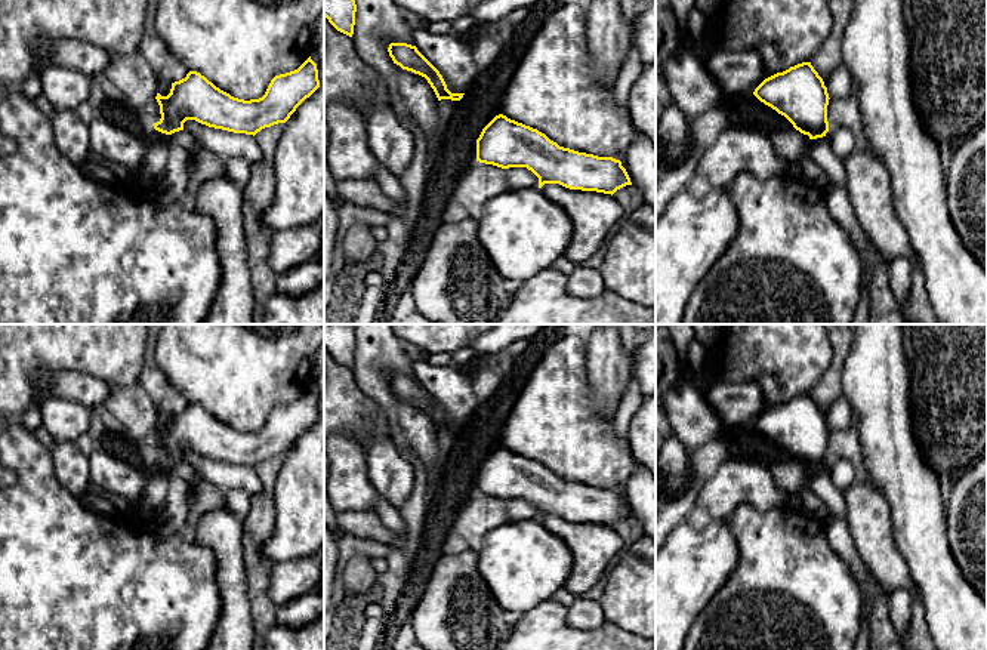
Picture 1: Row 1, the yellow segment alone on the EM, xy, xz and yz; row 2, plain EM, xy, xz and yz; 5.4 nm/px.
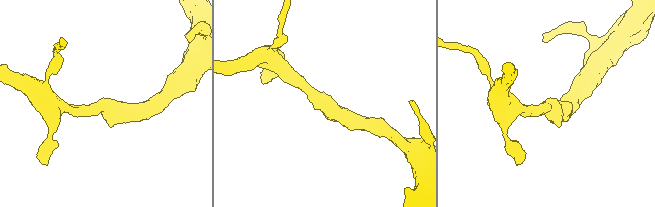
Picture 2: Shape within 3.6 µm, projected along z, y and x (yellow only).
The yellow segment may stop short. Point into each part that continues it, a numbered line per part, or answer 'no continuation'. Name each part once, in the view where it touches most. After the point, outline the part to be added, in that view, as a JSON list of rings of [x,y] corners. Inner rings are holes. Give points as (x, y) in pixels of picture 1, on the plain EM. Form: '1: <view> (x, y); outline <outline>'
no continuation

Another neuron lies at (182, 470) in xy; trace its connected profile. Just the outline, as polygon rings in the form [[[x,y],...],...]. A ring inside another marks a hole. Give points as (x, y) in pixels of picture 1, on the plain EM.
[[[154,462],[149,466],[149,471],[160,471],[167,480],[175,475],[183,478],[189,486],[188,505],[191,505],[194,502],[195,493],[192,490],[192,486],[194,486],[195,480],[200,478],[200,475],[189,463],[179,462],[172,466],[166,466],[158,462]]]

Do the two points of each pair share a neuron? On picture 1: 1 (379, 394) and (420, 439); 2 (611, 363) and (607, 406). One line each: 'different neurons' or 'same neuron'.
1: same neuron
2: same neuron

